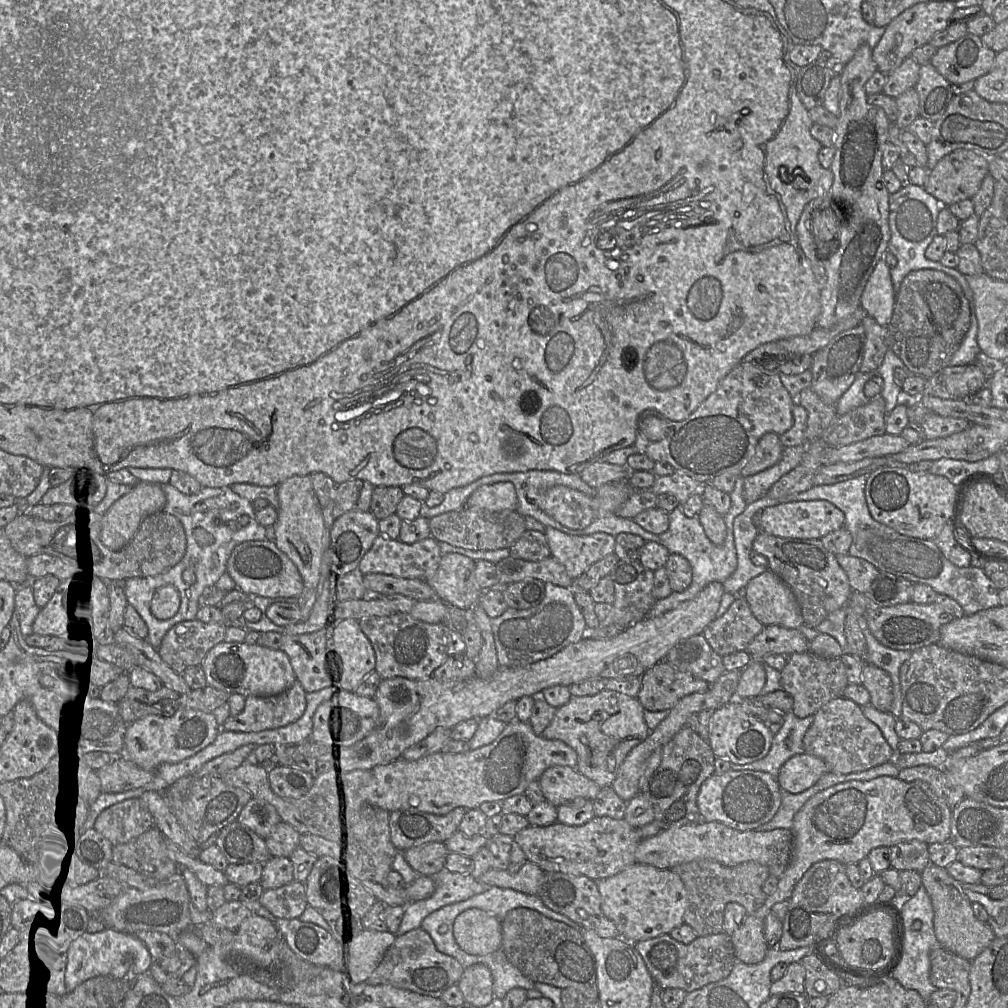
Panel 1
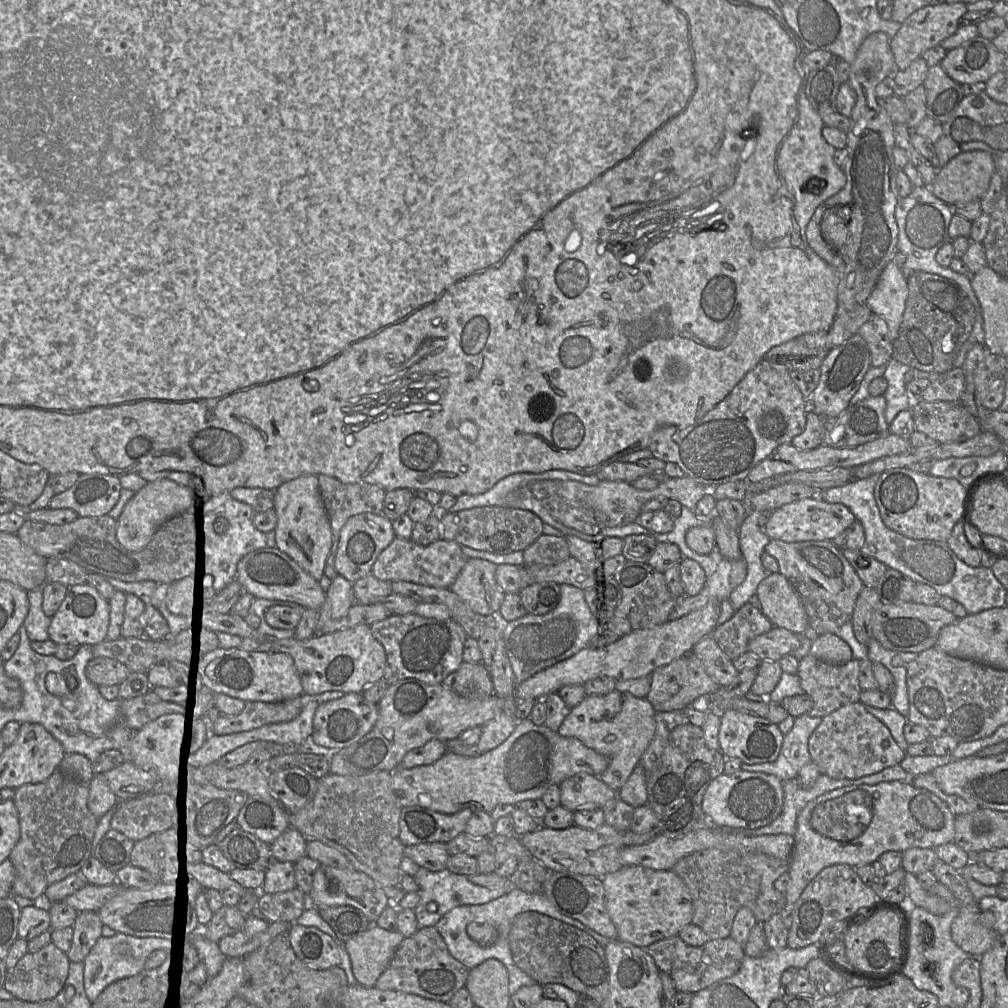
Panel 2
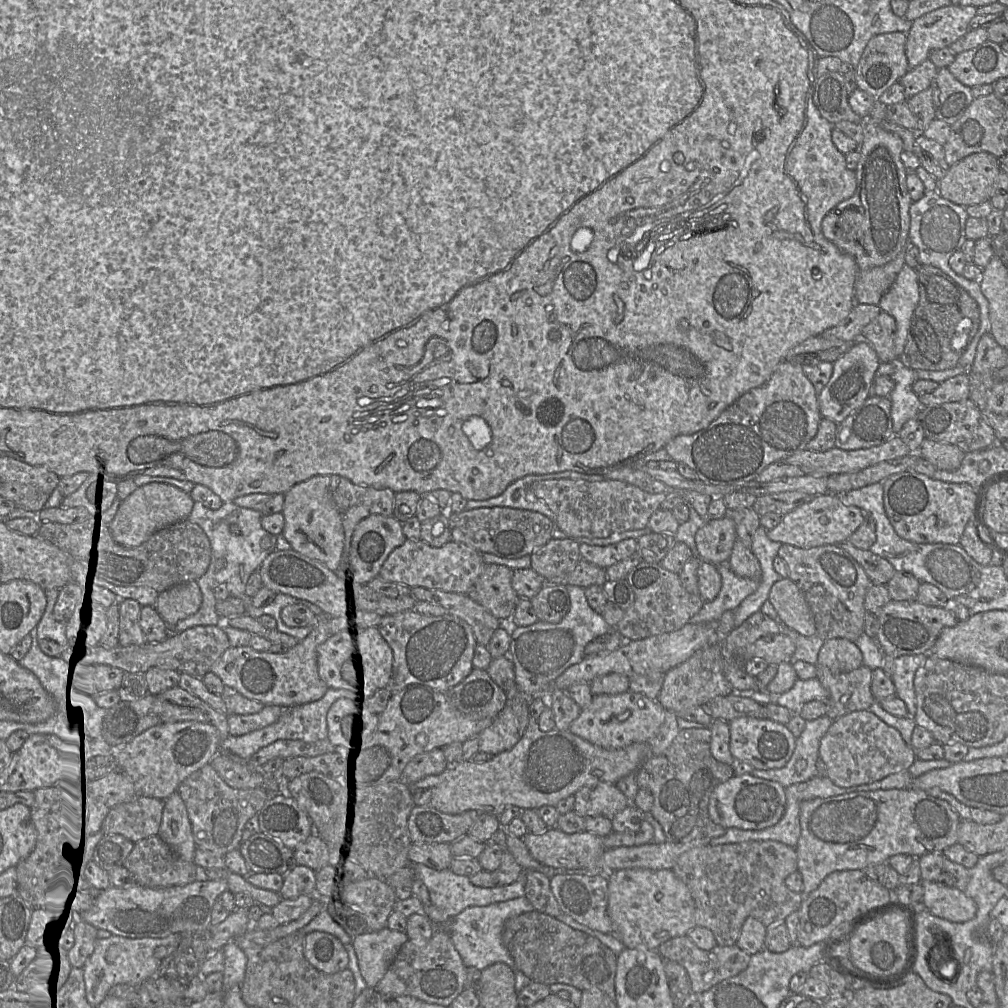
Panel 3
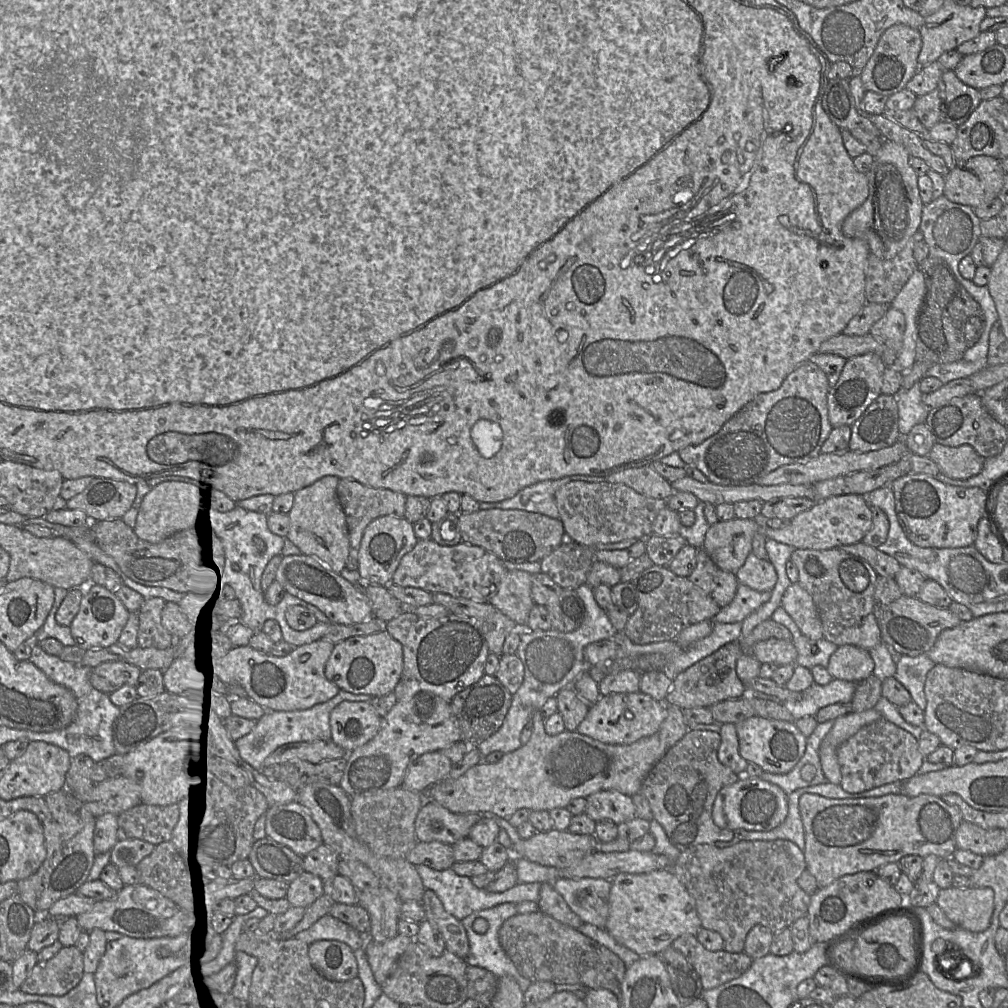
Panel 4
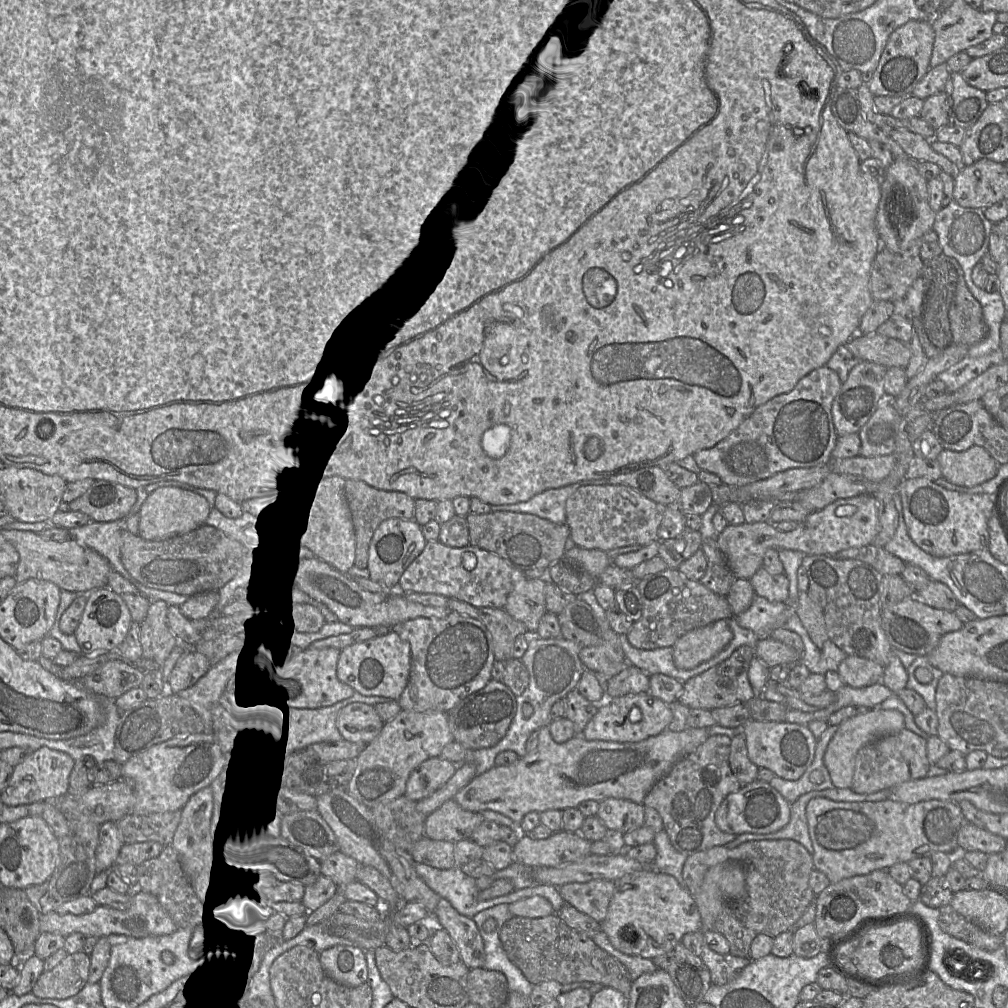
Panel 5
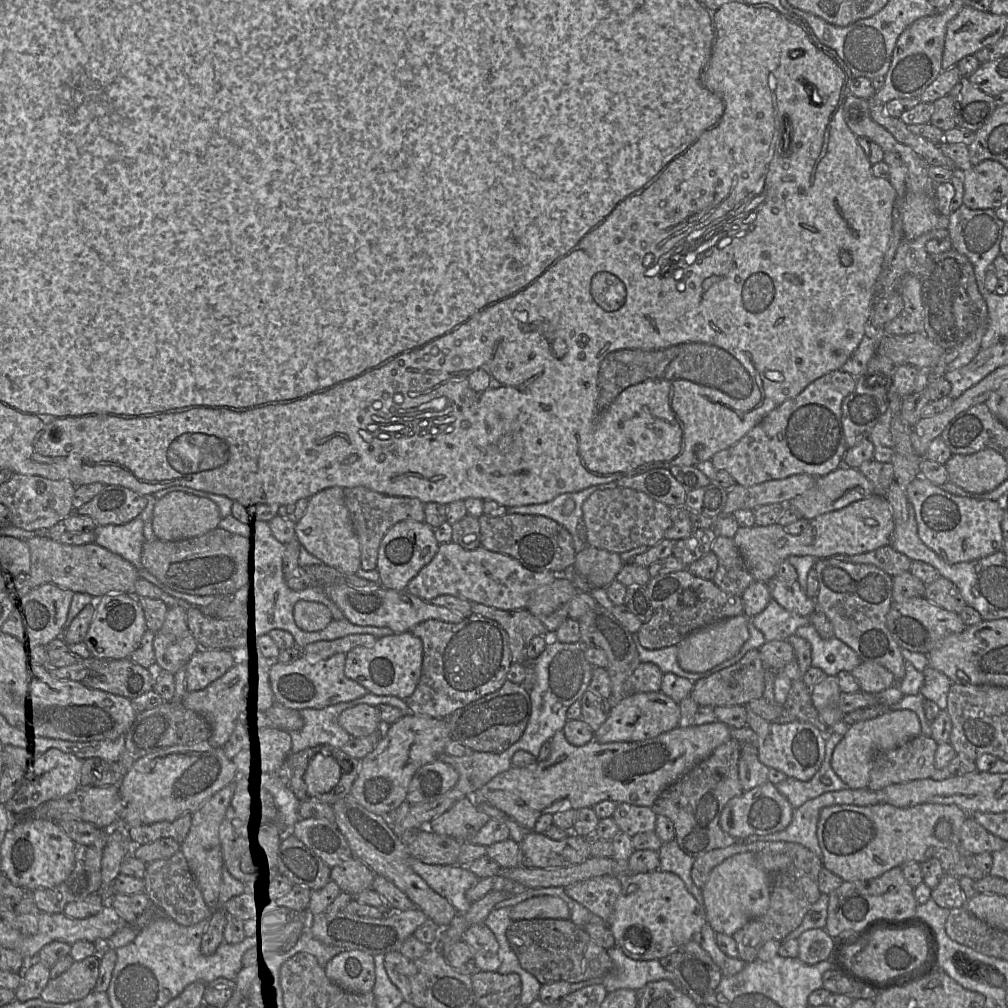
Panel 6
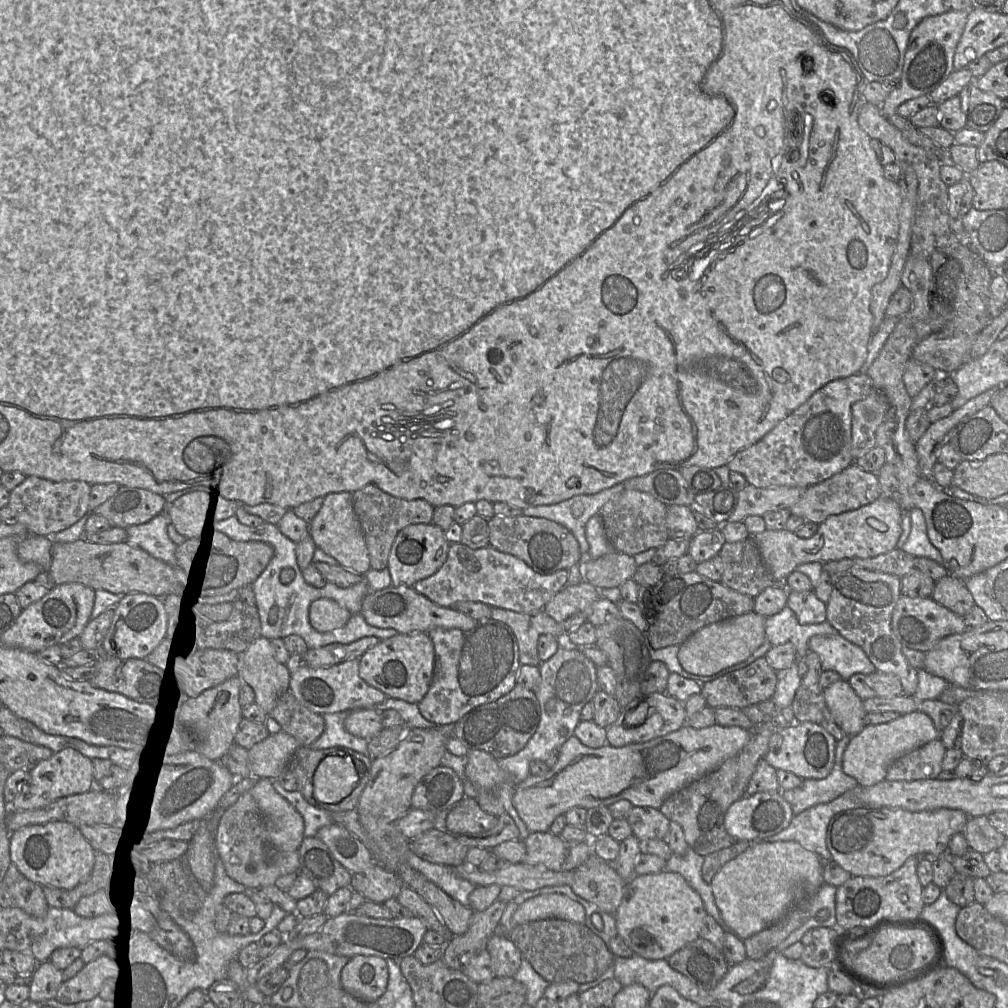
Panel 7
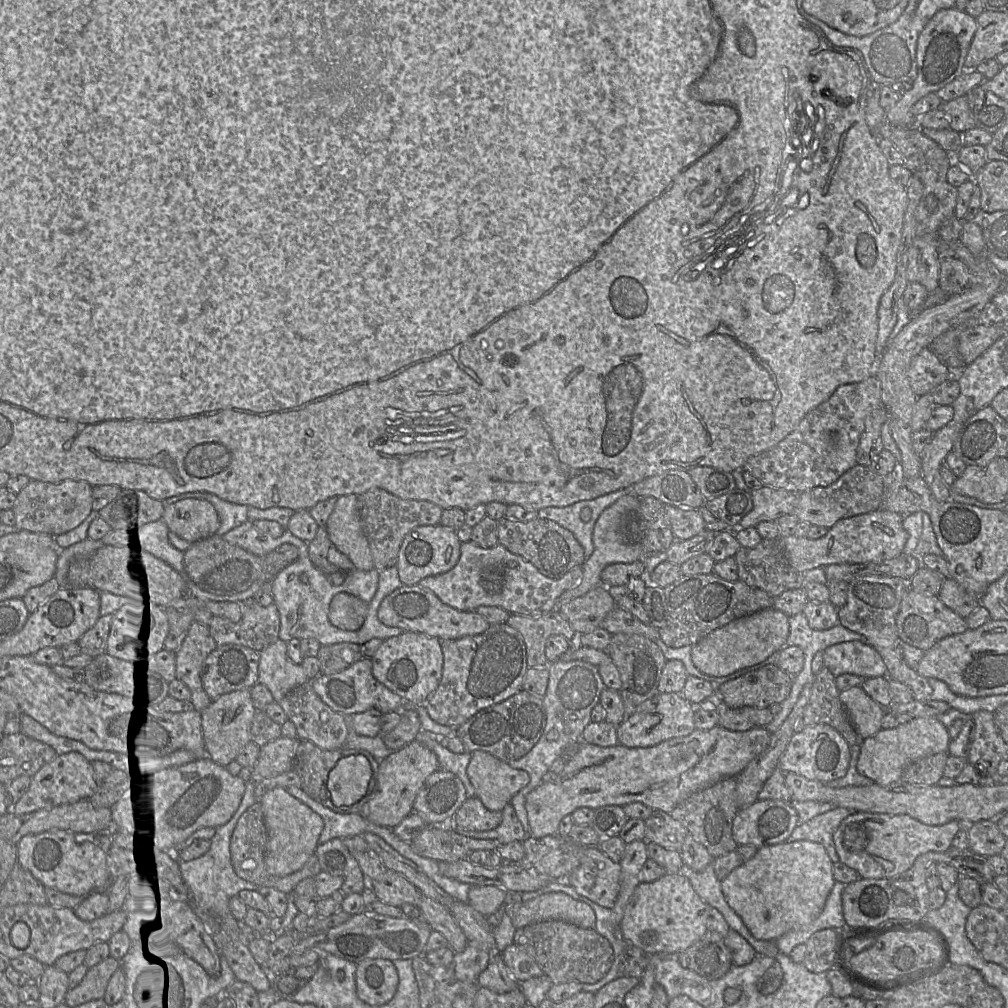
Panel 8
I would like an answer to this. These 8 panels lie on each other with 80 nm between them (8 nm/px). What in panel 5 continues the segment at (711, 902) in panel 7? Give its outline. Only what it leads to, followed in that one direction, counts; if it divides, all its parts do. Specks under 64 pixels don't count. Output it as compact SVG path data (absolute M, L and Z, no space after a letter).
M663 829L655 833L654 842L657 854L652 864L652 868L659 872L674 876L677 881L685 887L682 877L684 863L689 855L677 851L667 834Z

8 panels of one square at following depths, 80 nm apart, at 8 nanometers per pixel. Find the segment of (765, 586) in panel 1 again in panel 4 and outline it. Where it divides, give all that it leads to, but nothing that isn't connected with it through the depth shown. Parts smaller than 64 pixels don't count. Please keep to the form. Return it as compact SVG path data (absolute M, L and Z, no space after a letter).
M792 583L786 589L781 606L790 615L803 635L813 641L823 638L817 607L809 593L799 583Z

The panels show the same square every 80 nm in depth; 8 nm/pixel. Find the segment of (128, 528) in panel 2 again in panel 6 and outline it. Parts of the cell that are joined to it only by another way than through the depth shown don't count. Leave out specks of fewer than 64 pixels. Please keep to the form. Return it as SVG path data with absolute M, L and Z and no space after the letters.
M171 491L159 499L154 507L151 525L156 538L165 541L183 540L203 535L218 527L221 515L210 499L181 491Z

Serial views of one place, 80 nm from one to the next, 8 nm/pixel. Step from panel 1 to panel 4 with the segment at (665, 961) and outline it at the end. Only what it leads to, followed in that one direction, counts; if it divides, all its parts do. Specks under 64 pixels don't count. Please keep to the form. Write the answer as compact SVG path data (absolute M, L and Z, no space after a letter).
M694 935L677 938L671 947L680 952L693 966L705 991L738 978L752 963L752 959L744 952L709 951Z

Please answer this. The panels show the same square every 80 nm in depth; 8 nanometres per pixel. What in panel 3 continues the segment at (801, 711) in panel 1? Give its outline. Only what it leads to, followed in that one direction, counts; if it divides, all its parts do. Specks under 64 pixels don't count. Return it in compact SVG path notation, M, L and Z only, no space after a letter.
M816 665L816 679L829 692L831 706L826 717L835 720L848 713L868 710L876 699L871 693L872 670L867 666L845 673L836 673Z

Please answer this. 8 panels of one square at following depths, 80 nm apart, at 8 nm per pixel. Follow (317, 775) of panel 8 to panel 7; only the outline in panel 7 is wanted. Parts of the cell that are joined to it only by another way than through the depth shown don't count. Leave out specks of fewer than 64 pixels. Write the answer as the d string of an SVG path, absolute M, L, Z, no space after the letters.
M300 745L289 761L287 769L276 781L287 791L298 791L307 802L320 808L320 802L313 795L313 775L323 758L326 756L354 756L349 748L312 749Z

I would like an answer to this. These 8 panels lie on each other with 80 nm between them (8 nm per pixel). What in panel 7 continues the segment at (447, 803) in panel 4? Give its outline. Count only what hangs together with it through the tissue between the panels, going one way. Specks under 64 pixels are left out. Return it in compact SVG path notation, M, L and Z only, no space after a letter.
M719 724L701 729L685 725L665 736L622 747L606 745L600 748L591 748L581 743L573 735L557 750L558 760L545 774L530 775L515 786L512 802L529 832L532 833L549 831L553 821L558 816L564 815L574 807L590 809L627 800L637 807L659 809L670 795L712 772L727 759L736 756L750 738L749 730Z

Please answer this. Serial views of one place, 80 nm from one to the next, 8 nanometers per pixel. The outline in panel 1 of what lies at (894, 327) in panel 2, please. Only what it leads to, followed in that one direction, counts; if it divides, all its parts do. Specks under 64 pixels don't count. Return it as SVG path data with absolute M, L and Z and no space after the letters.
M884 260L876 264L865 285L860 304L868 316L884 327L891 321L896 300L890 270Z

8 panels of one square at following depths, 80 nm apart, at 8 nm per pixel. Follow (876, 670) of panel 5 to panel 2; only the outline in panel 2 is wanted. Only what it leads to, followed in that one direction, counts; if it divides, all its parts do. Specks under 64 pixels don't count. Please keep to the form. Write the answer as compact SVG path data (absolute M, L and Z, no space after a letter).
M835 634L817 635L811 642L810 654L830 664L846 664L854 659L850 646Z

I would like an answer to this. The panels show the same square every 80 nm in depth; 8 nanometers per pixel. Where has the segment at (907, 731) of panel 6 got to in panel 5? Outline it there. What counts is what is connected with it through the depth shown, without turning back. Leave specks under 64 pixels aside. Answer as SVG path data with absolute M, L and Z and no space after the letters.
M870 709L865 714L851 717L841 722L829 742L825 754L824 764L828 769L833 785L838 788L851 788L854 775L855 756L857 752L869 742L905 728L904 715L897 710Z

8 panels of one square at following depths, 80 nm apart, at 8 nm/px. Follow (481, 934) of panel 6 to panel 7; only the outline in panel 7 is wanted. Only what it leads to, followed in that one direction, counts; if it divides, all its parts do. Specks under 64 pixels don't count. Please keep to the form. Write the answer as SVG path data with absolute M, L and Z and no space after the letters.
M494 934L485 949L491 958L493 973L498 977L514 977L523 957L512 941L503 935Z

